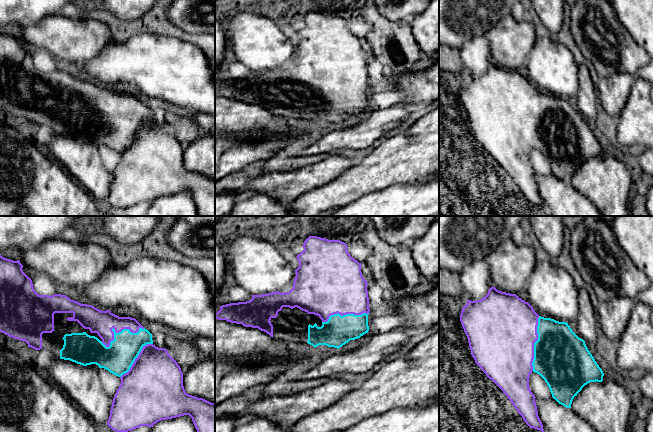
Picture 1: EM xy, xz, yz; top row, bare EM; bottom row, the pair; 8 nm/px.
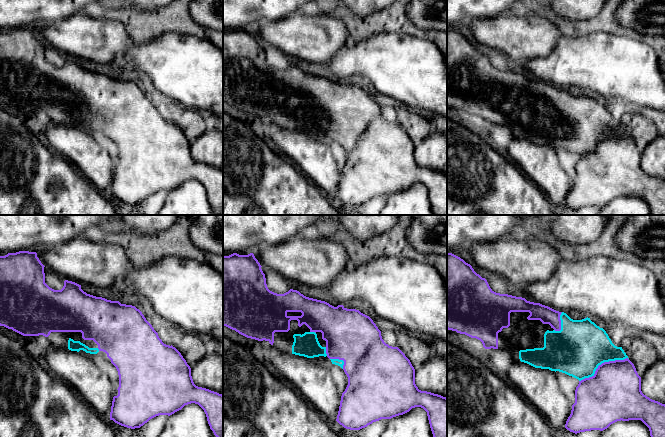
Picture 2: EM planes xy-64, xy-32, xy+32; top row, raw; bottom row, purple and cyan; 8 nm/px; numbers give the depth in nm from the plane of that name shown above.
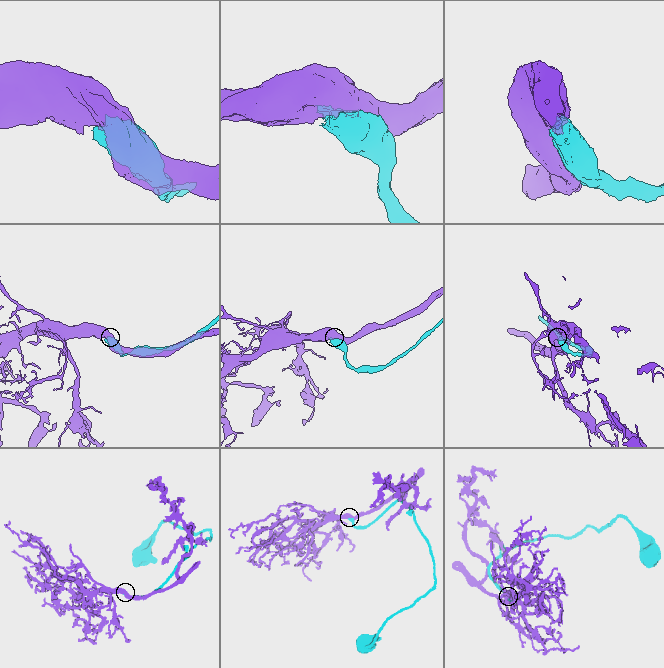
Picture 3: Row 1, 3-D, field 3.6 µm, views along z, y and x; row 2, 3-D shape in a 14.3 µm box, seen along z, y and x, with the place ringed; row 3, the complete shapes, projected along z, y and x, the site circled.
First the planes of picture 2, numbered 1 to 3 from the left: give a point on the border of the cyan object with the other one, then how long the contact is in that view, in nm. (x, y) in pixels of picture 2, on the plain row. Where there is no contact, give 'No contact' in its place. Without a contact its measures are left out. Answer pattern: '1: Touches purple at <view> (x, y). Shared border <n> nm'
1: Touches purple at xy-64 (98, 124). Shared border 30 nm
2: Touches purple at xy-32 (340, 135). Shared border 140 nm
3: Touches purple at xy+32 (602, 139). Shared border 440 nm

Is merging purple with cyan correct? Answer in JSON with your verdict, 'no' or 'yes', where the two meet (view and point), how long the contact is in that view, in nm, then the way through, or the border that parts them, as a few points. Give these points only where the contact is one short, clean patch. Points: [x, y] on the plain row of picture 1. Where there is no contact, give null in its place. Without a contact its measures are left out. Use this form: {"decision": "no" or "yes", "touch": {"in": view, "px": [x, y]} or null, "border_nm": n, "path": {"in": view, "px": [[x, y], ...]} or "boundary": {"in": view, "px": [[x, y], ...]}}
{"decision": "yes", "touch": {"in": "xy", "px": [119, 107]}, "border_nm": 360}

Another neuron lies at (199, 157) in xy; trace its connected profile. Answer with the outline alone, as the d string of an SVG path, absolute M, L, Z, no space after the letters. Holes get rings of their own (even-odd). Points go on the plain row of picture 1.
M202 133L183 150L183 162L187 170L215 179L215 137Z

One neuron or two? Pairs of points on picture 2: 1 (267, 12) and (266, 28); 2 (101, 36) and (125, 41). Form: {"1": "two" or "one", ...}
{"1": "two", "2": "one"}

